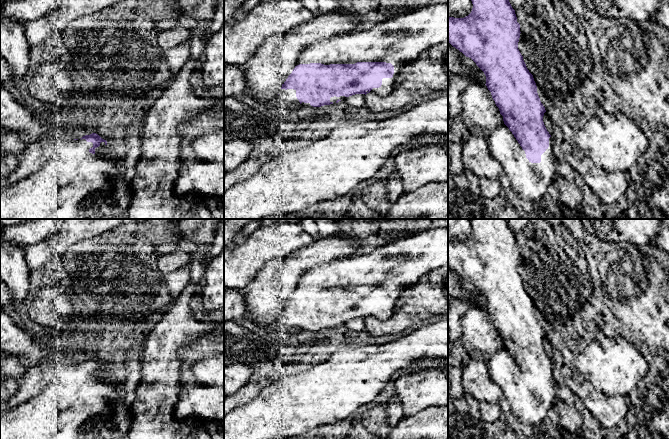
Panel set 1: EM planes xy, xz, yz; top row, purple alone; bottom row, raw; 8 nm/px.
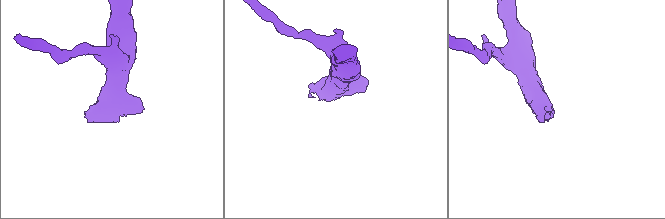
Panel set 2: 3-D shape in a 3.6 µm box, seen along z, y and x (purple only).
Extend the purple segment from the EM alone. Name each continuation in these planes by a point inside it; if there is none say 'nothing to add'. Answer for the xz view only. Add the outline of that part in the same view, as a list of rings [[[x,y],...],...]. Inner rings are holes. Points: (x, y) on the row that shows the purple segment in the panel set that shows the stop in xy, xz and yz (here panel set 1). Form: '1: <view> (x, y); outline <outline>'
1: xz (399, 41); outline [[[436,4],[371,25],[364,31],[345,33],[315,41],[302,51],[296,66],[310,63],[324,65],[357,62],[391,63],[394,66],[393,77],[383,78],[382,85],[370,91],[379,96],[387,96],[391,93],[396,76],[403,65],[416,61],[424,50],[446,40],[448,40],[448,4]]]

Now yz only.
1: yz (530, 181); outline [[[503,124],[491,130],[487,137],[491,156],[502,166],[510,180],[511,188],[521,198],[539,201],[554,183],[556,158],[553,153],[553,138],[541,155],[540,163],[531,163],[509,128]]]

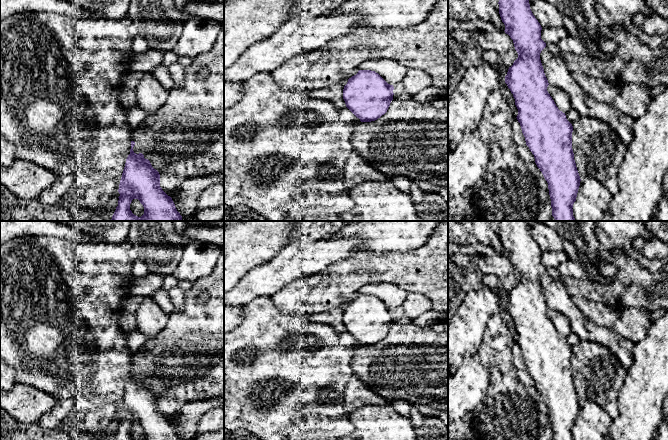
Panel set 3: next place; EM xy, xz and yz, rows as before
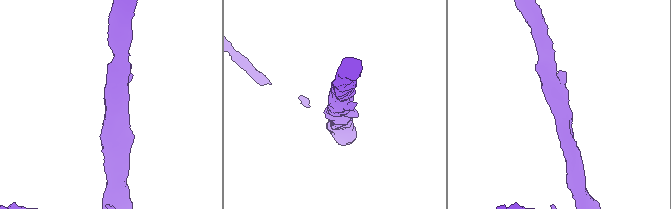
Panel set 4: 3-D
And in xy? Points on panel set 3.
nothing to add

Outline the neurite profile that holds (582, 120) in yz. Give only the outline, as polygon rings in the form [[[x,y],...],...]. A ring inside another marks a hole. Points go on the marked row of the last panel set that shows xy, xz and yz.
[[[580,116],[572,126],[572,149],[580,179],[593,177],[612,195],[617,194],[618,171],[627,147],[601,120]]]

